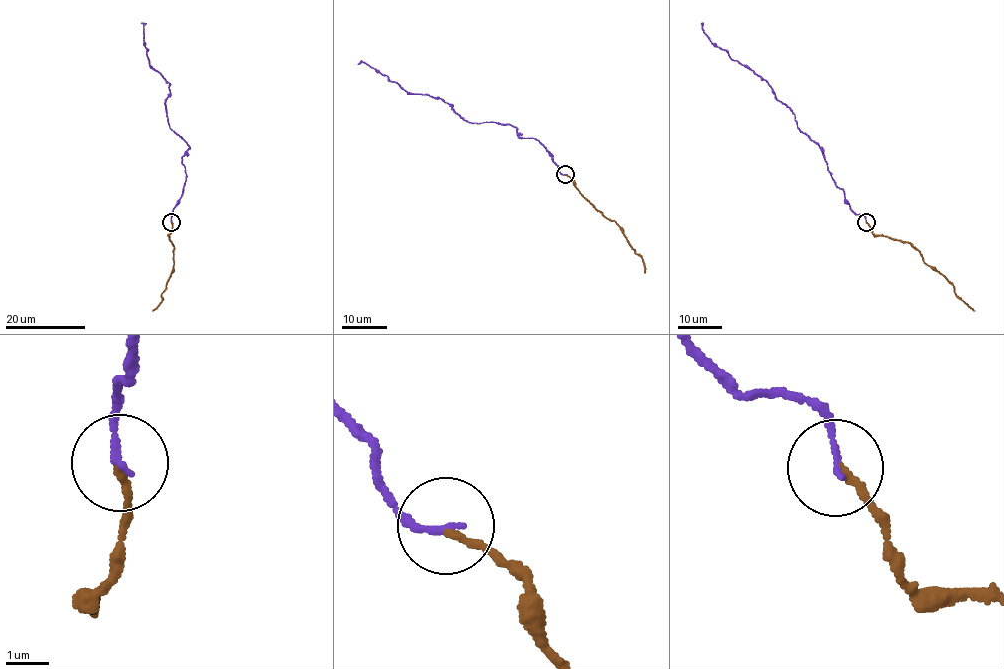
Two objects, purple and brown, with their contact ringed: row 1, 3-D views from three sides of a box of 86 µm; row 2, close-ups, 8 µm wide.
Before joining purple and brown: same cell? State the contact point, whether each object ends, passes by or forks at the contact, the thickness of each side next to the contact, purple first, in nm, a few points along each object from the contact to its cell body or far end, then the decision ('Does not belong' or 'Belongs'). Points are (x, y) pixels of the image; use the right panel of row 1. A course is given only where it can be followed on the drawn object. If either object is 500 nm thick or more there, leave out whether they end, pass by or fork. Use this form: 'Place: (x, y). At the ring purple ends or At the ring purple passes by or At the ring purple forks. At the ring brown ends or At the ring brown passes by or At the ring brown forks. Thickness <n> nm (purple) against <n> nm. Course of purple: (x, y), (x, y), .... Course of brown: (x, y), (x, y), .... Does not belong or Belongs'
Place: (866, 222). At the ring purple ends. At the ring brown ends. Thickness 150 nm (purple) against 180 nm. Course of purple: (866, 222), (851, 209), (824, 155), (800, 131), (792, 110), (778, 100), (767, 82), (711, 42), (702, 23). Course of brown: (866, 222), (874, 235), (905, 241), (920, 253), (923, 261), (953, 286), (955, 294), (974, 311). Belongs

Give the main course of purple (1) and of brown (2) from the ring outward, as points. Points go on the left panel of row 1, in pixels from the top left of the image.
1: (172, 222), (186, 176), (182, 158), (190, 148), (169, 128), (165, 103), (170, 86), (151, 67), (141, 22)
2: (171, 222), (167, 234), (172, 243), (173, 269), (161, 302), (152, 311)

